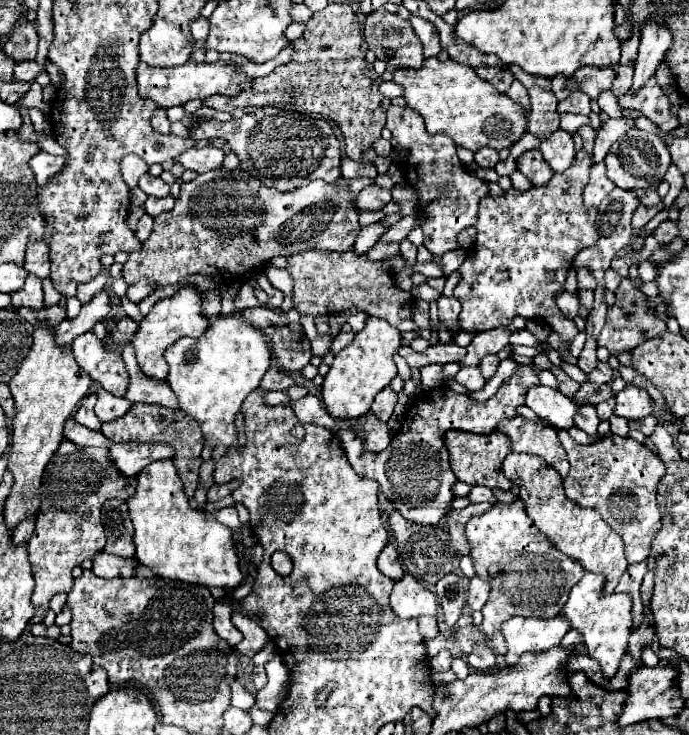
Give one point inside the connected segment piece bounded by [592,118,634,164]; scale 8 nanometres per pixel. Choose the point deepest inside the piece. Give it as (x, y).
(612, 129)

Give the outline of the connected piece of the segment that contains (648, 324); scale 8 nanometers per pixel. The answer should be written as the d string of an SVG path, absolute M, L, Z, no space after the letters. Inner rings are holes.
M624 278L616 290L616 302L612 306L608 306L608 318L606 318L602 332L598 334L596 342L598 342L598 346L608 348L608 352L612 356L618 356L620 352L626 352L626 350L634 350L638 344L642 344L644 340L652 338L664 330L664 322L656 316L654 308L648 306L646 294L640 290L640 286L642 286L642 280Z

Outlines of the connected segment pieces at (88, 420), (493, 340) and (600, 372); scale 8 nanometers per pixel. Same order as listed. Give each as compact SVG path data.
M96 394L86 396L86 398L84 398L84 402L80 404L80 408L76 410L74 420L76 420L78 424L82 424L82 426L90 428L90 430L100 430L102 422L100 422L100 420L96 418L96 414L94 414L94 404L96 404Z
M514 318L514 320L508 324L508 328L502 326L502 328L490 330L490 332L478 332L466 350L468 350L468 352L476 352L474 356L482 360L486 354L496 354L496 352L500 352L506 344L510 344L510 336L512 336L516 330L524 330L524 328L526 328L526 320L524 320L524 318Z
M600 362L596 366L596 370L592 370L588 374L588 382L596 382L596 384L610 384L612 382L612 376L614 376L614 370L610 368L610 364L606 362Z

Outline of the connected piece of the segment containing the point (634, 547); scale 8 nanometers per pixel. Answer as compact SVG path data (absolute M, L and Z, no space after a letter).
M558 430L560 442L568 454L570 472L564 478L564 490L568 500L578 506L594 508L600 516L624 538L626 558L630 564L642 562L650 554L650 542L660 530L660 510L656 504L656 490L660 478L666 474L664 462L648 450L644 444L608 434L594 444L576 444L568 430Z

